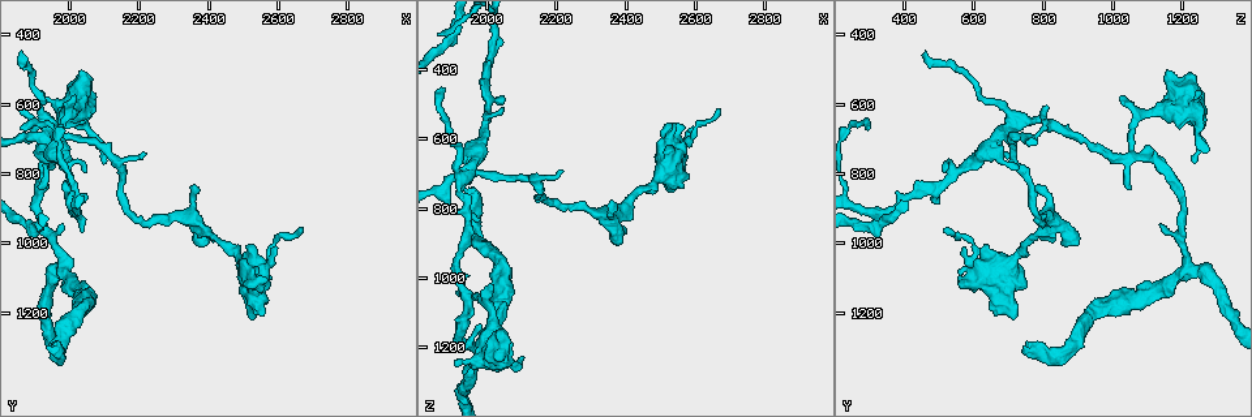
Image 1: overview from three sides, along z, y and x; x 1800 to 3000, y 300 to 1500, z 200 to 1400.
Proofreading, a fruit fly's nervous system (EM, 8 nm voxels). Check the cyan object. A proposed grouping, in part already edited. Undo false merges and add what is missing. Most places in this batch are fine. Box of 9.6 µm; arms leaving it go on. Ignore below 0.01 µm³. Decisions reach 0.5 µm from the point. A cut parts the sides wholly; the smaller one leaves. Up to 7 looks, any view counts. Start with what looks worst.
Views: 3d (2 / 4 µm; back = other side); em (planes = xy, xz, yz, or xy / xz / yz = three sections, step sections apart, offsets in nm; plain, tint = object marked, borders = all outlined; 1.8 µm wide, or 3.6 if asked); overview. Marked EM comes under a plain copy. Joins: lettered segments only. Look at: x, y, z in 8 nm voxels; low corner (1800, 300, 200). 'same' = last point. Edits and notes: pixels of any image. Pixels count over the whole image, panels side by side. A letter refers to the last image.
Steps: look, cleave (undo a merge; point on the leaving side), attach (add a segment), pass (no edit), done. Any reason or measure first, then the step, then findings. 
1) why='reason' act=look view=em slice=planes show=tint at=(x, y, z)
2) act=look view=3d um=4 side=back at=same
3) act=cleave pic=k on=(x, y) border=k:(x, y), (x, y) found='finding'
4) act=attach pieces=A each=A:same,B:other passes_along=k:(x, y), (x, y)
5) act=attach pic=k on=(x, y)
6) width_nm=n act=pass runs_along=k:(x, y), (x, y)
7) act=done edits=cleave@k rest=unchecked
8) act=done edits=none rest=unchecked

why='four-way junction' act=look view=3d um=4 at=(1960, 690, 690)

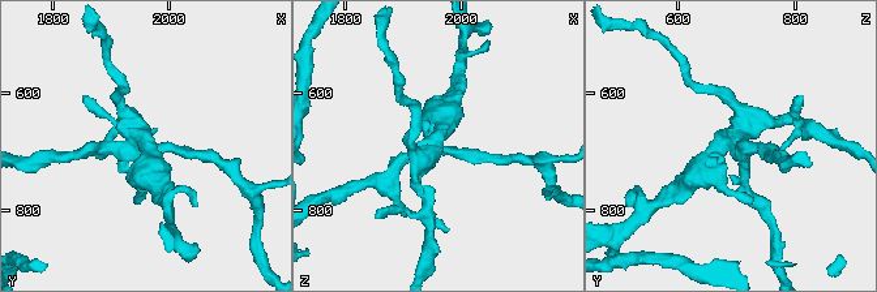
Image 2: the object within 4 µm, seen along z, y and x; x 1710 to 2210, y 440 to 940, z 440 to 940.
why='need the tissue' act=look view=em slice=planes show=tint at=(1955, 690, 690)

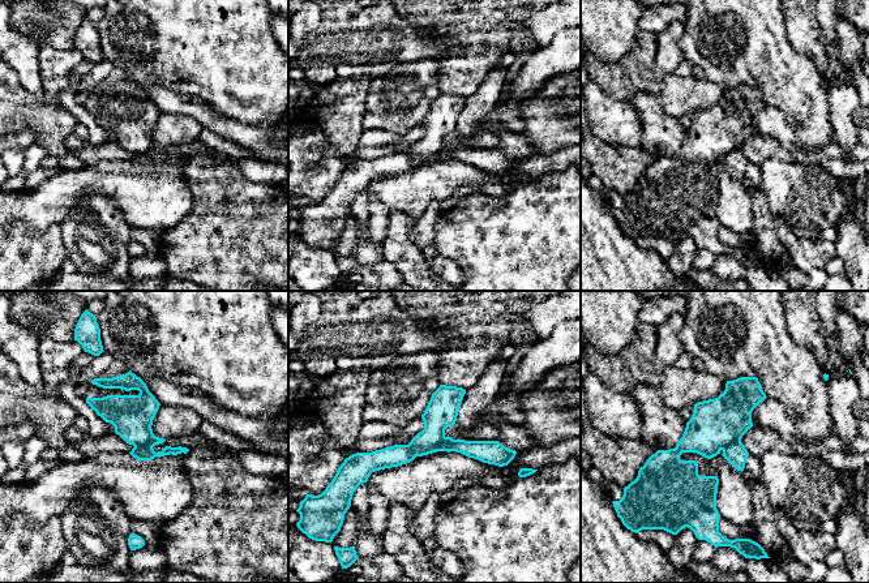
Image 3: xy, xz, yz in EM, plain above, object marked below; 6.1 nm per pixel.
why='what lies round it' act=look view=em slice=planes show=borders at=same

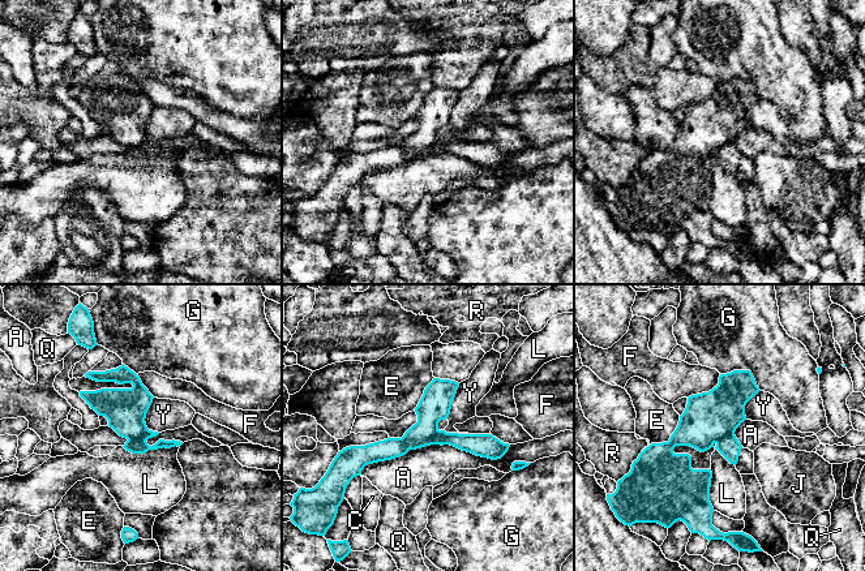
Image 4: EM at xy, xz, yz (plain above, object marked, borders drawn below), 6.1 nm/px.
longest_contact=A:950nm act=cleave pic=4 on=(136, 446) each=A:other,C:other,E:other,F:other,G:other,J:other,L:other,Q:other,R:other,Y:other part_leaving=4:(436, 439), (457, 439), (504, 449) found='two neurons meet here'

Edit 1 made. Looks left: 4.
why='free end' act=look view=3d um=2 at=(1940, 1300, 750)

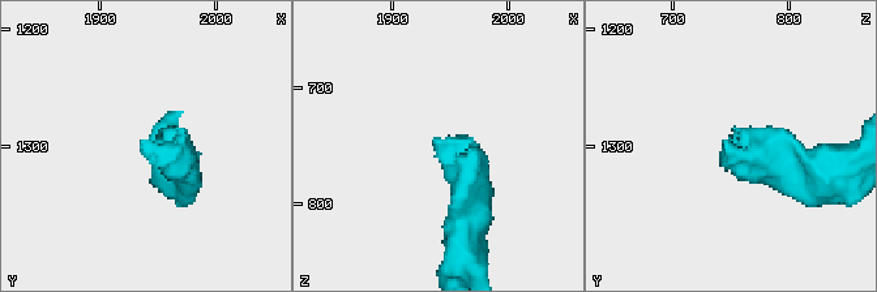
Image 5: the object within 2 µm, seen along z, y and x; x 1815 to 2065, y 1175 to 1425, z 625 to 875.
why='now the EM' act=look view=em slice=planes show=borders at=(1936, 1306, 748)

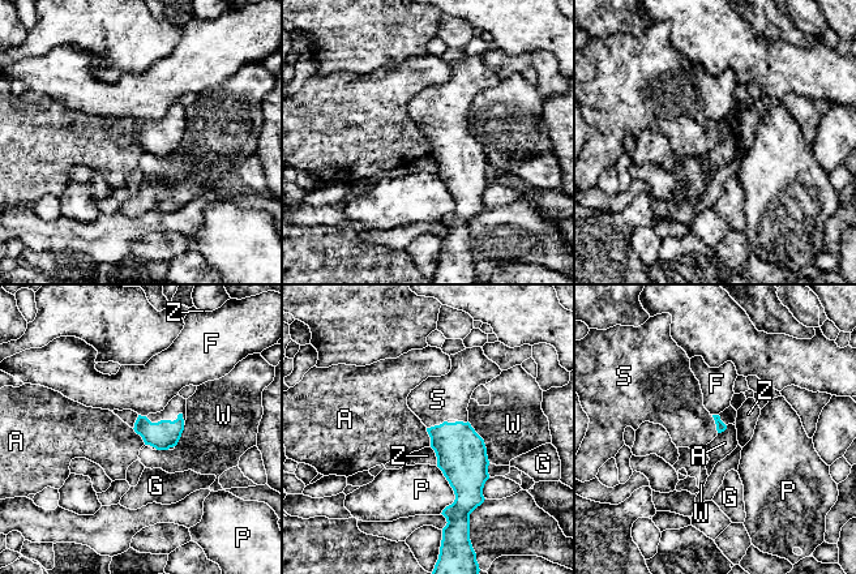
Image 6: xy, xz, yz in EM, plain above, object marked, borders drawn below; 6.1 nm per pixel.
act=attach pieces=S each=A:other,F:other,G:other,P:other,S:same,W:other,Z:other passes_along=6:(461, 453), (436, 425), (437, 399) found='it goes on there'

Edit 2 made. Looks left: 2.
act=done edits=cleave@4,attach@6 rest=unchecked

